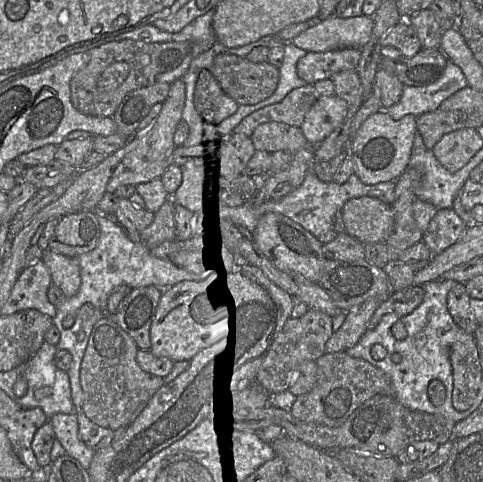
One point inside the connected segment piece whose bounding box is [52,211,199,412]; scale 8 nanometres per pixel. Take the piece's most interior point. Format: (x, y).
(116, 260)

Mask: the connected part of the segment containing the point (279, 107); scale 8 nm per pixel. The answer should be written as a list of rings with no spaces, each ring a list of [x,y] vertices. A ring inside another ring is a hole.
[[[306,84],[291,91],[281,102],[269,105],[244,118],[235,128],[234,135],[245,135],[250,138],[258,126],[268,122],[282,122],[301,128],[306,113],[318,98],[313,84]]]

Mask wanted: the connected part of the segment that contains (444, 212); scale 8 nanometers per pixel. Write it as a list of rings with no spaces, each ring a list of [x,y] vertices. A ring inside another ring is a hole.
[[[452,208],[439,209],[423,232],[422,240],[436,255],[456,243],[467,228]]]

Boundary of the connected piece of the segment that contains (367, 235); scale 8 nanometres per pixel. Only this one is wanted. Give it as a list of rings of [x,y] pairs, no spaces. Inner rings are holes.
[[[373,197],[348,200],[342,208],[343,232],[361,243],[385,242],[394,227],[392,205]]]

